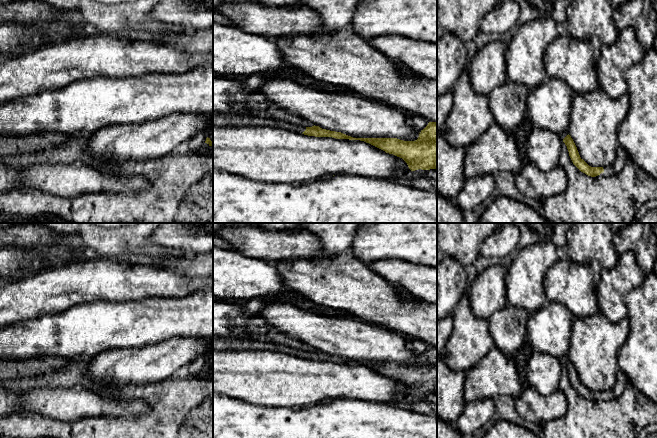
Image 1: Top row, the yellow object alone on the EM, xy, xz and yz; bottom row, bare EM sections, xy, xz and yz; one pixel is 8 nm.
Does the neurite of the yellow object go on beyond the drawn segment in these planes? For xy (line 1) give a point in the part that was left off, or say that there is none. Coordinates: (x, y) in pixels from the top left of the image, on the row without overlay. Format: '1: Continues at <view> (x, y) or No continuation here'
1: No continuation here

